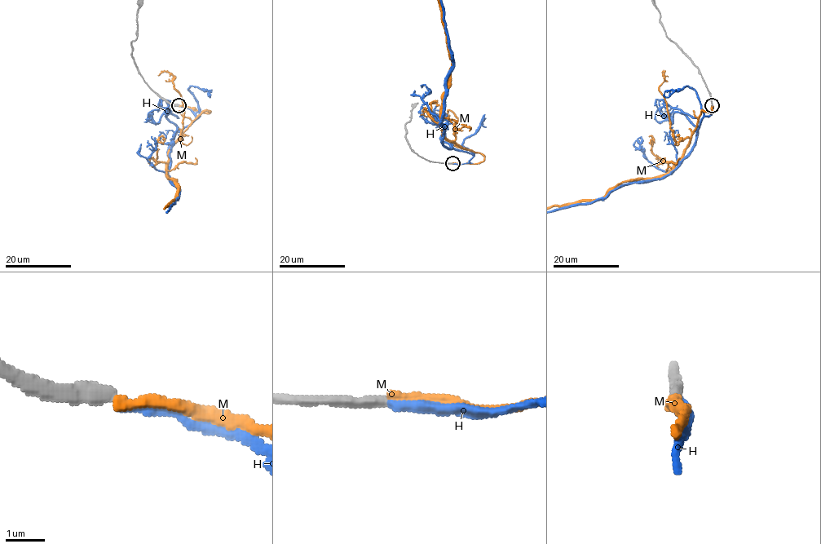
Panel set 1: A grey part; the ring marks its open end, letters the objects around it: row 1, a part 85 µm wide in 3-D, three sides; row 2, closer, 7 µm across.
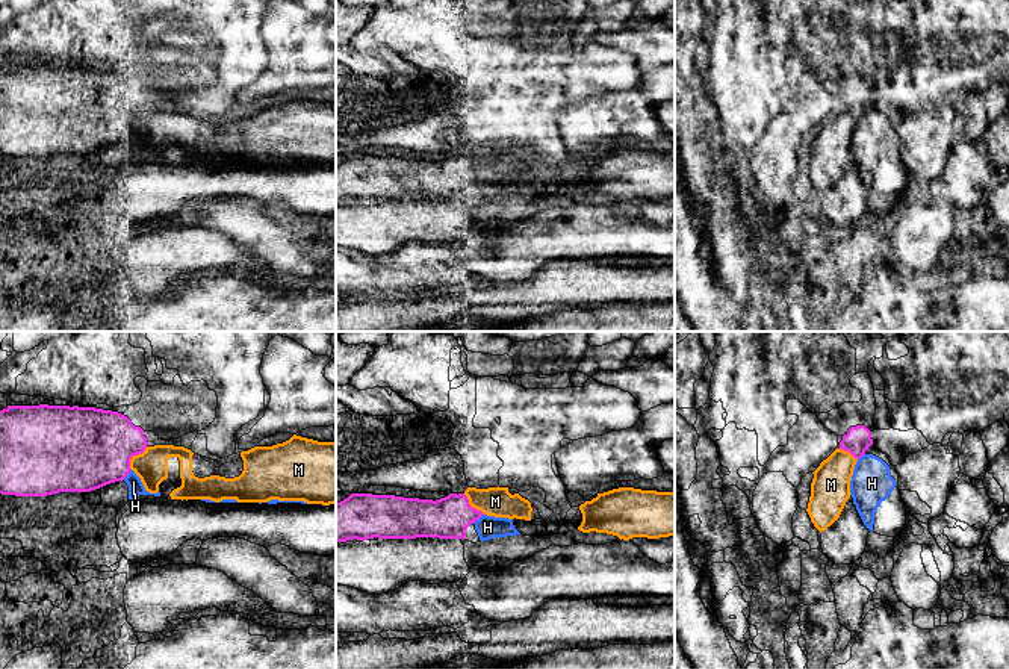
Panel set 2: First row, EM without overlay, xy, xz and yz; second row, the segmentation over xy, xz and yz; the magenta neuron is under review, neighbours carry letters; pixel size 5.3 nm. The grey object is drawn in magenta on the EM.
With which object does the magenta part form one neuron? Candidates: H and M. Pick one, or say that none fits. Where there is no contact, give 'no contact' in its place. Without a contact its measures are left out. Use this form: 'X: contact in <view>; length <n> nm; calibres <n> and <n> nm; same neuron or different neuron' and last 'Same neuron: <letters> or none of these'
H: contact in xz; length 80 nm; calibres 220 and 130 nm; different neuron
M: contact in xy; length 160 nm; calibres 420 and 180 nm; same neuron
Same neuron: M

